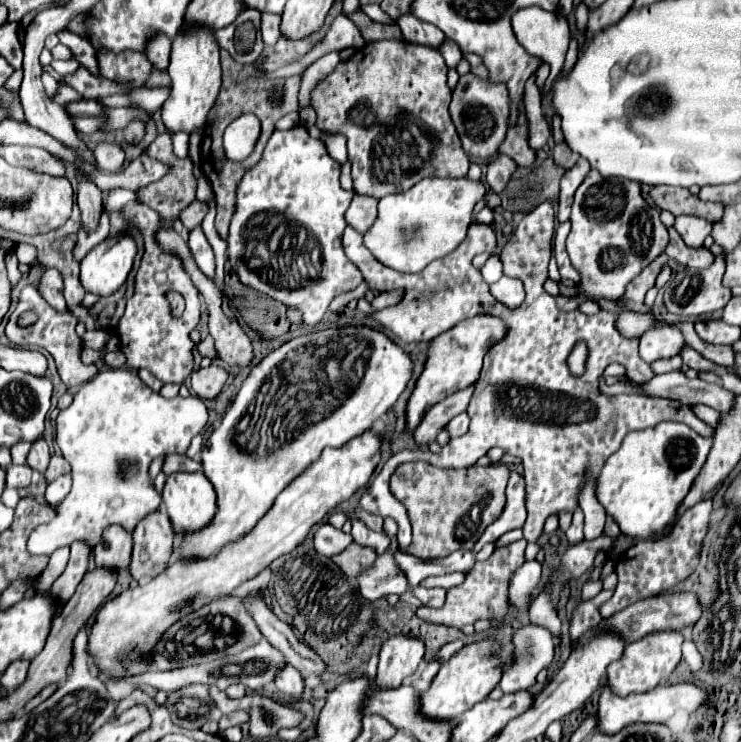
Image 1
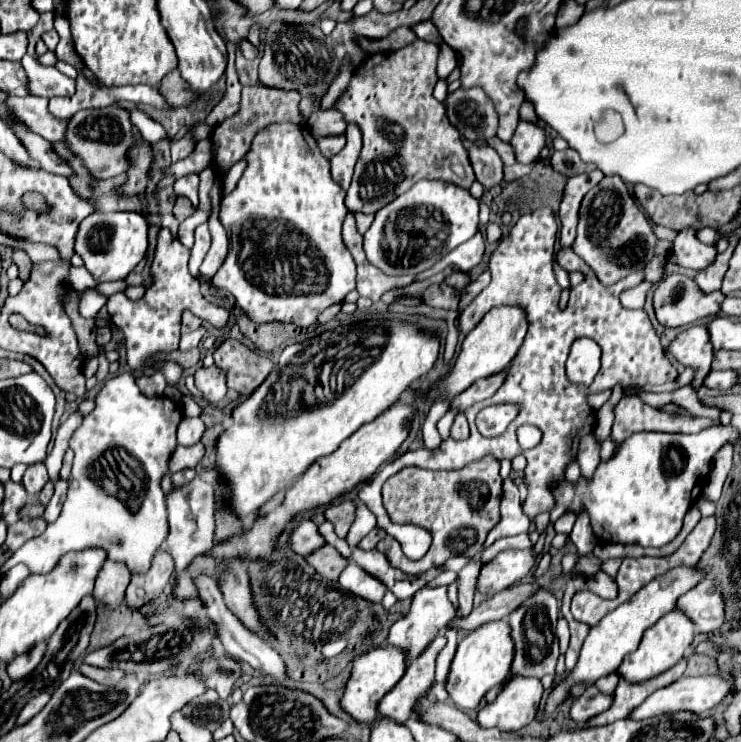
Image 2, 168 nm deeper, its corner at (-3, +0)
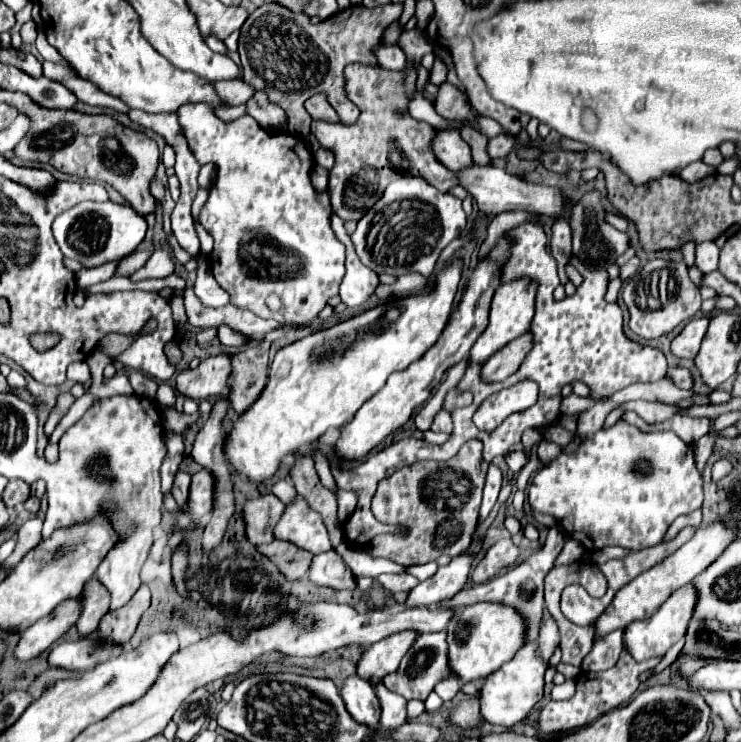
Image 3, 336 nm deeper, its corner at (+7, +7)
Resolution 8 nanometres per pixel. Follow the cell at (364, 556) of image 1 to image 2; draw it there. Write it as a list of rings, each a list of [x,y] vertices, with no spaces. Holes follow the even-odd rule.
[[[330,545],[316,549],[312,555],[304,557],[304,559],[306,559],[306,563],[308,563],[322,579],[326,579],[326,581],[336,581],[338,575],[340,575],[340,571],[342,571],[344,565],[348,563],[348,561],[346,561],[344,557],[340,557],[340,553],[338,553],[334,547],[330,547]]]

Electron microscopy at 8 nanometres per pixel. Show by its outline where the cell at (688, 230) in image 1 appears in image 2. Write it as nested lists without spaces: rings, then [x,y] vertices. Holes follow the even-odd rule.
[[[684,229],[678,233],[672,251],[666,257],[666,263],[678,265],[682,269],[702,271],[716,259],[716,247],[700,243],[694,233],[694,229]]]

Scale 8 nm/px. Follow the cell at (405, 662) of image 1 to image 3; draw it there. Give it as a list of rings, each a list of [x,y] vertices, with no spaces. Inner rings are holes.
[[[456,556],[448,566],[438,568],[438,572],[432,578],[414,586],[408,592],[404,606],[406,608],[434,606],[440,604],[442,600],[454,598],[466,586],[470,564],[472,564],[472,556]]]

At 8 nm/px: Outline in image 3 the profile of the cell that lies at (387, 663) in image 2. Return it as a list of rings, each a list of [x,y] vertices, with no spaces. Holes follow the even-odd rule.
[[[398,632],[368,646],[356,664],[356,674],[368,678],[368,682],[376,688],[384,680],[384,676],[398,670],[400,660],[408,652],[414,638],[416,632]]]

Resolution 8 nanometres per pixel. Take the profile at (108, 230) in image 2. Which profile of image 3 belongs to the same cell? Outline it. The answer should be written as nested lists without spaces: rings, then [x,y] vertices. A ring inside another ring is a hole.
[[[82,202],[74,208],[60,214],[52,224],[56,242],[64,256],[78,260],[82,266],[102,266],[106,262],[114,262],[132,254],[136,246],[146,236],[146,220],[138,212],[134,212],[128,204],[108,202]]]

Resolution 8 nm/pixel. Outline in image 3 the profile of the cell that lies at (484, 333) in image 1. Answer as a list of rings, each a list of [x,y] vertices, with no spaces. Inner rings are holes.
[[[518,278],[510,284],[500,284],[500,288],[492,296],[490,322],[470,350],[470,358],[468,358],[470,364],[484,364],[502,346],[506,346],[508,342],[512,342],[514,338],[518,338],[530,330],[530,322],[534,316],[534,292],[536,292],[534,280],[526,280],[526,278]]]

